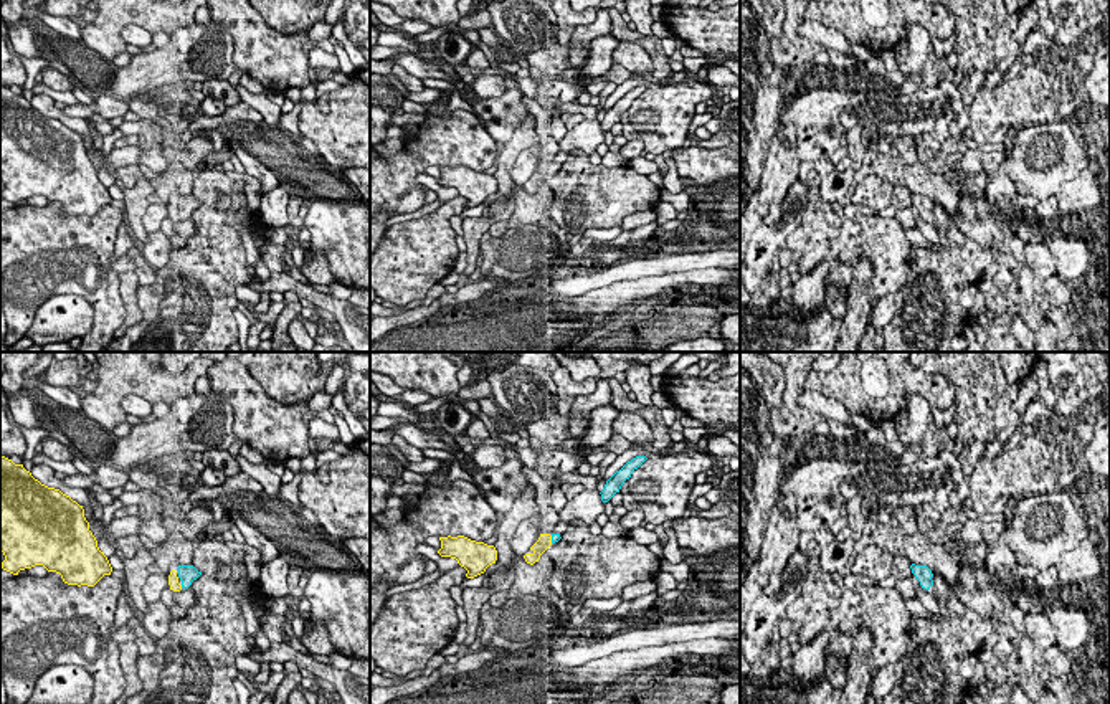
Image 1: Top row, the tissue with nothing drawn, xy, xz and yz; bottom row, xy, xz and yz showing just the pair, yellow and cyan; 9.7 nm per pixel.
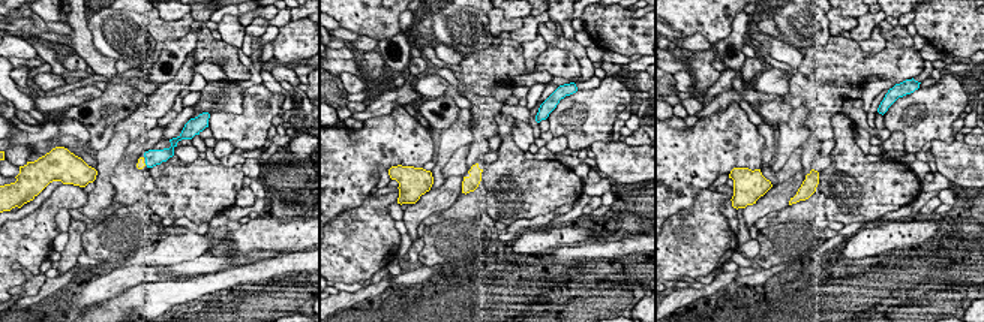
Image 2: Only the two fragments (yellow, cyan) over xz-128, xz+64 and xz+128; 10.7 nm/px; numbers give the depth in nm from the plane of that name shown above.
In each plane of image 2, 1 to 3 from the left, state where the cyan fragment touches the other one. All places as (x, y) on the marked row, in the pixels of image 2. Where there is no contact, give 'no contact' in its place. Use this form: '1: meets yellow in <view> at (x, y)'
1: no contact
2: no contact
3: no contact

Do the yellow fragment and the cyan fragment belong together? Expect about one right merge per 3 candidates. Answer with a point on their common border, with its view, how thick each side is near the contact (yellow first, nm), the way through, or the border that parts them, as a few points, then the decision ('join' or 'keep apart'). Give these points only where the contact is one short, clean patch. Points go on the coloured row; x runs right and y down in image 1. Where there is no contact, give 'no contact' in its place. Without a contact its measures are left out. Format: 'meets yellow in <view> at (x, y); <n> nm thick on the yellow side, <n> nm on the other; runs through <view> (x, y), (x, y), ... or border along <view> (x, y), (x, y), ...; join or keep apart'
meets yellow in xz at (550, 539); 140 nm thick on the yellow side, 90 nm on the other; join

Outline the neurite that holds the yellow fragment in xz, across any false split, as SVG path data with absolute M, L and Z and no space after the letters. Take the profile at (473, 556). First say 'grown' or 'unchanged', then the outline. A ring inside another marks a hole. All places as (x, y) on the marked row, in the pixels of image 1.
unchanged | M464 535L458 537L439 537L441 549L438 554L441 557L456 559L461 567L467 570L466 577L474 578L486 572L486 568L497 560L497 550L494 545L484 542L471 540Z

